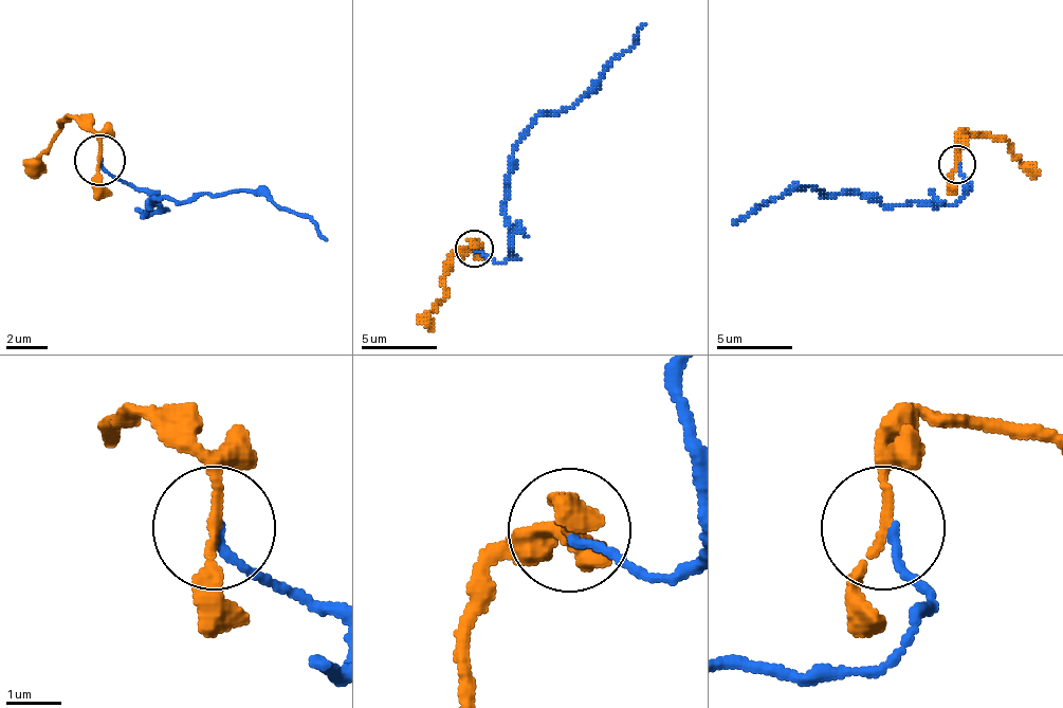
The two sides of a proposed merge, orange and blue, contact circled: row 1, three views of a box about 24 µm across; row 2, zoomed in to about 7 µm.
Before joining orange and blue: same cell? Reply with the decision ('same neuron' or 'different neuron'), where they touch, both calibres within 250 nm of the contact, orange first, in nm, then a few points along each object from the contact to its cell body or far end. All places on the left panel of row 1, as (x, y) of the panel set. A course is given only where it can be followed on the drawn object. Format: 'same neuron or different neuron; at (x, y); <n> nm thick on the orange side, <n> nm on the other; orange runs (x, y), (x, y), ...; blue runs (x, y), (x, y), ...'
same neuron; at (99, 160); 150 nm thick on the orange side, 150 nm on the other; orange runs (101, 159), (85, 128), (70, 118), (59, 123), (34, 179); blue runs (101, 159), (135, 184), (151, 210), (141, 210), (146, 214), (161, 199), (186, 199), (258, 188), (329, 239)

